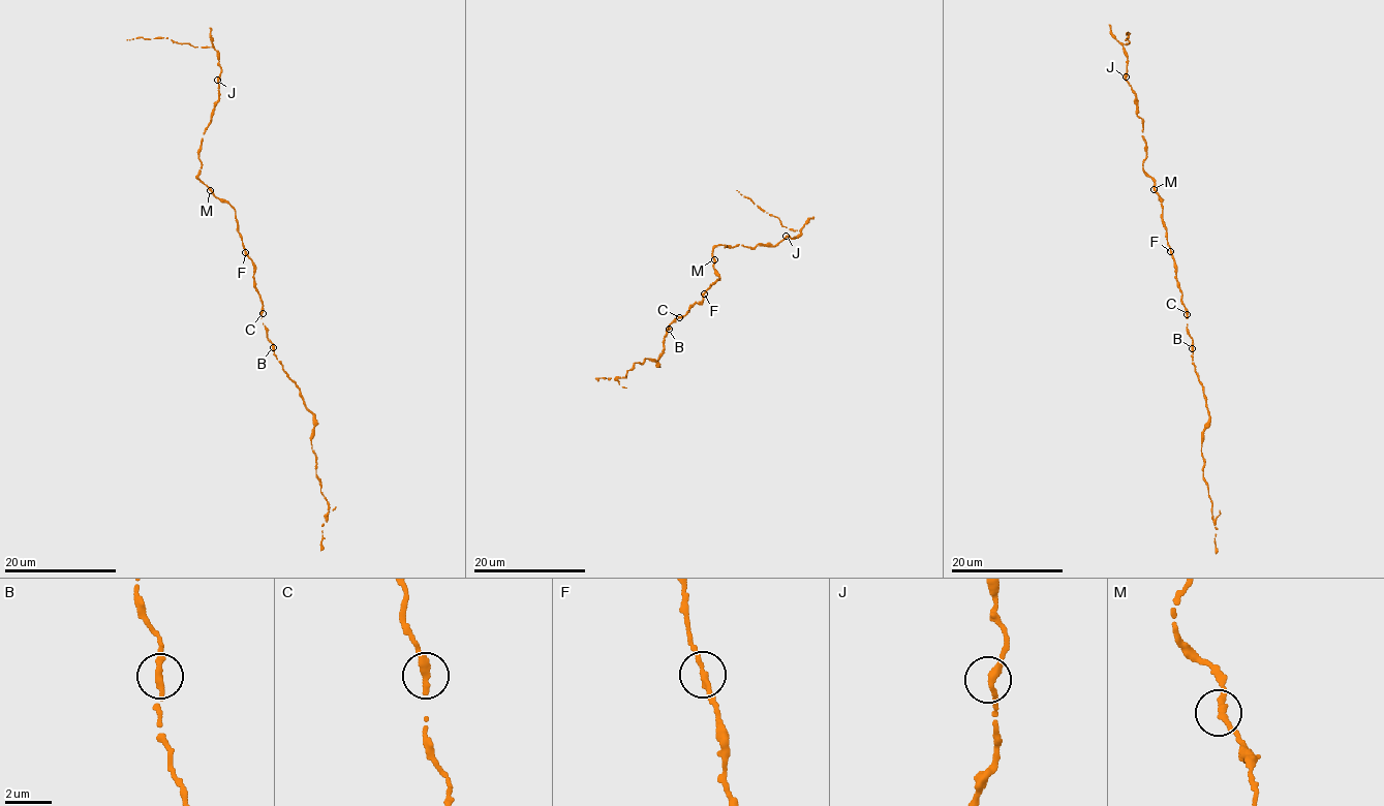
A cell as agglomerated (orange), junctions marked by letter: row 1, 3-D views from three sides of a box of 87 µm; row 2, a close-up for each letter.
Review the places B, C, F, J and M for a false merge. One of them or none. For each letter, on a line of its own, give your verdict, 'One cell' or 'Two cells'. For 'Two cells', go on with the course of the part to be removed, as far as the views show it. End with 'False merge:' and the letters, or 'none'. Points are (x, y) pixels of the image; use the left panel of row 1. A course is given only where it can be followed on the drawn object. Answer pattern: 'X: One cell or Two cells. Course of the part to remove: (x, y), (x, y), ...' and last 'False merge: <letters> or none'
B: One cell
C: One cell
F: One cell
J: One cell
M: One cell
False merge: none

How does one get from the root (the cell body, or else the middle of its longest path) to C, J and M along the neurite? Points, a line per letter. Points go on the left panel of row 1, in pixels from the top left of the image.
C: (246, 252), (254, 266), (253, 285), (259, 293), (263, 313)
J: (246, 252), (234, 207), (216, 197), (197, 178), (202, 140), (219, 96), (217, 80)
M: (246, 252), (234, 207), (210, 190)

